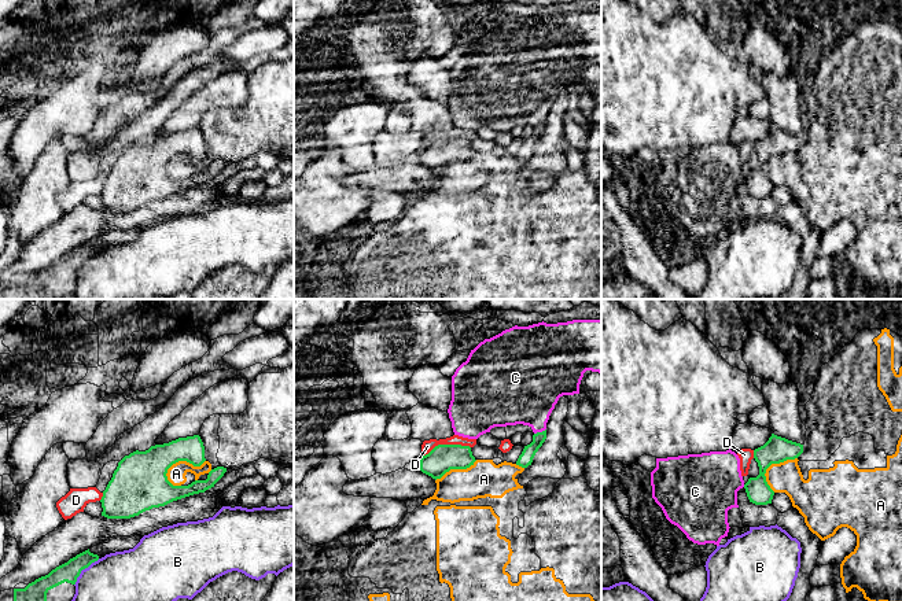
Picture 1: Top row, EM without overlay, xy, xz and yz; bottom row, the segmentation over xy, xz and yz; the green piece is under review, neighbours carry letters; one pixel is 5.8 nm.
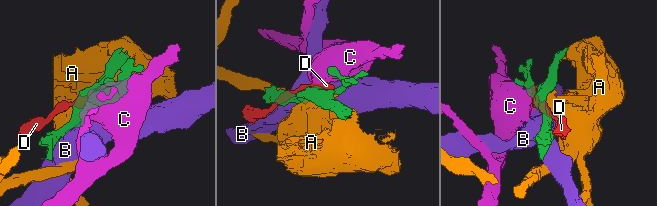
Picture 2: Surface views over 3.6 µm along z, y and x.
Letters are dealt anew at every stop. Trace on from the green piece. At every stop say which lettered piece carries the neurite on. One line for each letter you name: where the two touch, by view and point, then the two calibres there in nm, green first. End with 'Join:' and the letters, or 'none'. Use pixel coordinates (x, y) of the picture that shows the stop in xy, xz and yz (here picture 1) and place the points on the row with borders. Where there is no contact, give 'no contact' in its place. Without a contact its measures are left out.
Join: none

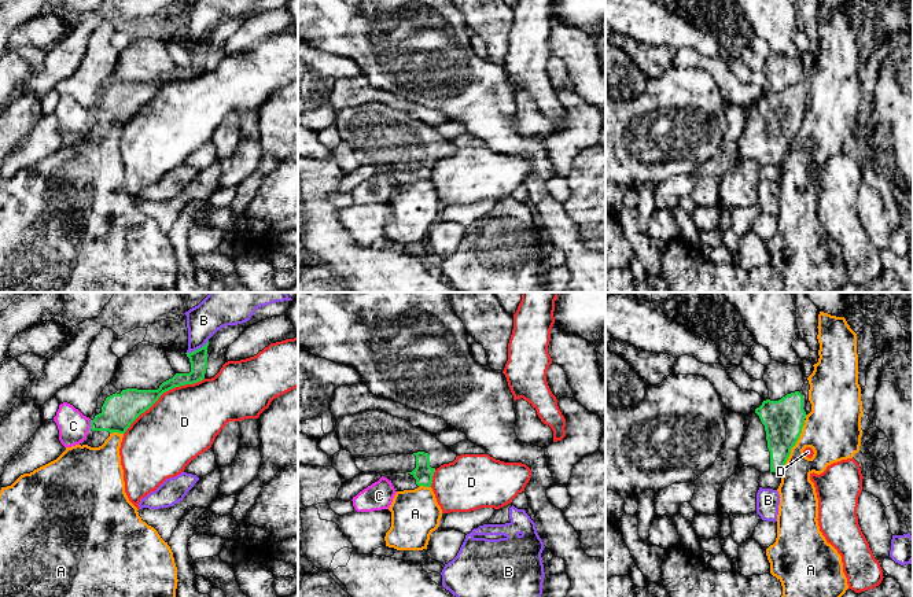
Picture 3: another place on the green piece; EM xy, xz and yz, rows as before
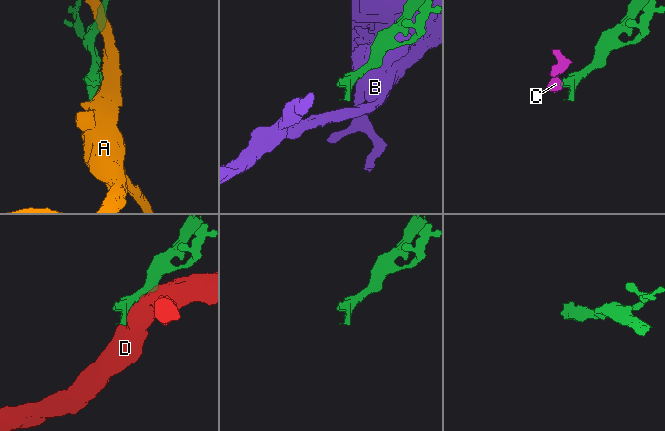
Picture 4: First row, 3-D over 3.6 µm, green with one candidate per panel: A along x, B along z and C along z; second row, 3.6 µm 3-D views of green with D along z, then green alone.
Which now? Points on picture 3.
Join: none

